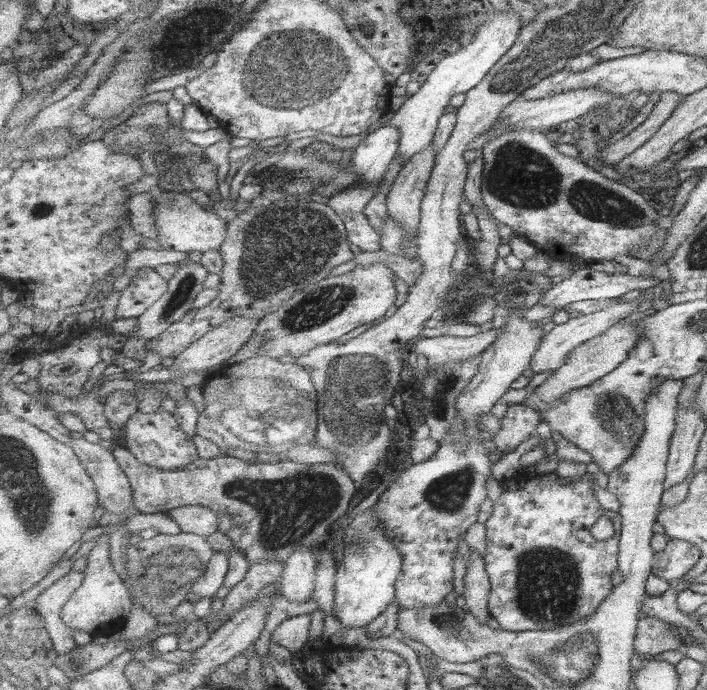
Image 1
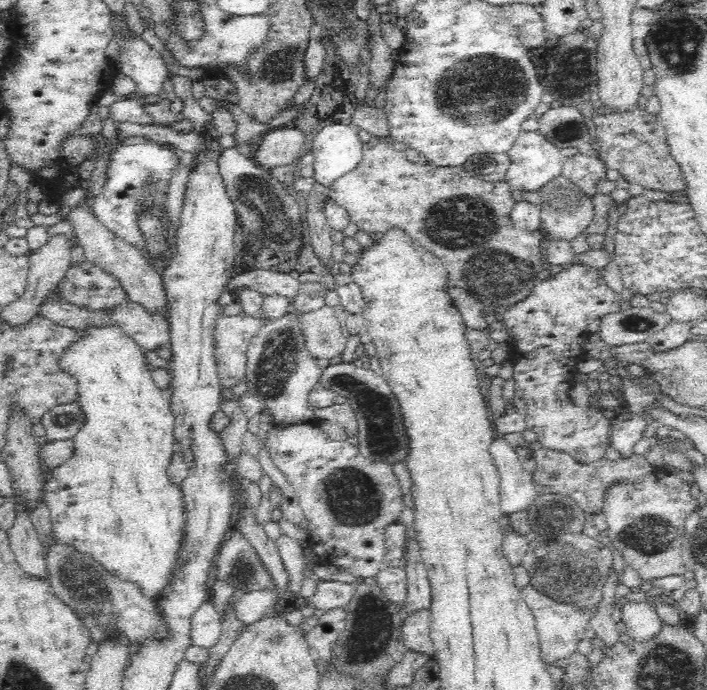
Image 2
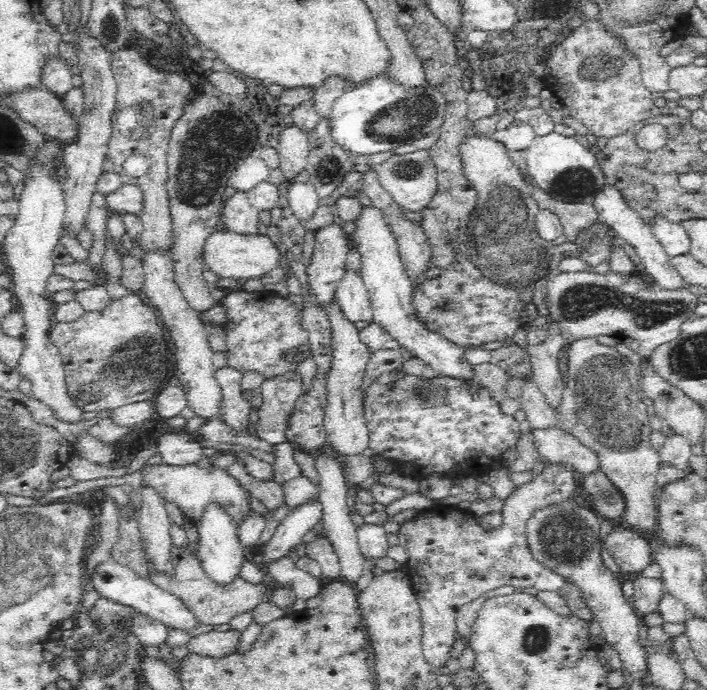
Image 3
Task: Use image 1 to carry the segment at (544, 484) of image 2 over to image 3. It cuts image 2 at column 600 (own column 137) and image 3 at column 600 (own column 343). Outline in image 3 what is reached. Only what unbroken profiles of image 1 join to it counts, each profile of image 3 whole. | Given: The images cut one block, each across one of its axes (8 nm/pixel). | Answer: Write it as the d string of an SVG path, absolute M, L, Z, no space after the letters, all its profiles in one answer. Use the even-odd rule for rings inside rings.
M599 468L584 476L582 488L588 492L592 510L602 518L608 518L615 526L624 521L626 501L625 494Z

